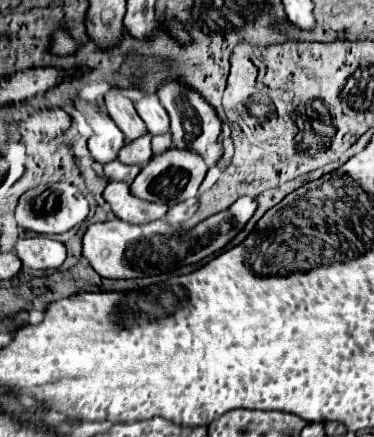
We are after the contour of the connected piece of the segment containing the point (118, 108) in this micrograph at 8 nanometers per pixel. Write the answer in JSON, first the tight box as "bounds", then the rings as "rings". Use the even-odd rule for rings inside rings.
{"bounds":[105,87,147,141],"rings":[[[111,87],[105,93],[105,107],[113,121],[119,125],[119,129],[125,133],[125,141],[133,141],[147,131],[145,121],[135,111],[133,101],[127,95],[123,95],[119,87]]]}

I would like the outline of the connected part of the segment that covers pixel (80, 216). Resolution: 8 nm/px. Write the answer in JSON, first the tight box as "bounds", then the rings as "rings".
{"bounds":[15,183,89,235],"rings":[[[47,183],[47,185],[39,185],[31,191],[27,191],[21,199],[19,205],[15,209],[15,219],[17,223],[33,233],[39,235],[59,235],[65,233],[69,229],[73,229],[75,225],[83,223],[89,215],[89,203],[83,197],[83,193],[73,185],[73,183]]]}

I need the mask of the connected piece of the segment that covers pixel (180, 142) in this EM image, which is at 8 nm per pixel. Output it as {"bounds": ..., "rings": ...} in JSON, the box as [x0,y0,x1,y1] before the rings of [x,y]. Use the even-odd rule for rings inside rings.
{"bounds":[157,77,223,155],"rings":[[[169,77],[159,89],[157,95],[161,99],[161,105],[167,109],[169,117],[171,117],[171,135],[173,135],[173,147],[179,149],[189,149],[195,151],[199,155],[205,155],[207,147],[217,141],[217,137],[221,135],[221,127],[223,127],[223,119],[219,117],[219,113],[215,111],[215,107],[197,91],[193,91],[191,87],[187,87],[185,83],[181,83],[179,79]]]}

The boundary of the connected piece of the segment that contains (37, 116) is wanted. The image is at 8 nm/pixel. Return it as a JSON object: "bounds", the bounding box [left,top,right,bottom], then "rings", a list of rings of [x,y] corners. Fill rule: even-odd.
{"bounds":[21,109,71,137],"rings":[[[43,109],[43,111],[35,111],[27,121],[23,121],[21,131],[29,129],[55,137],[63,133],[69,125],[71,125],[71,117],[63,109]]]}

